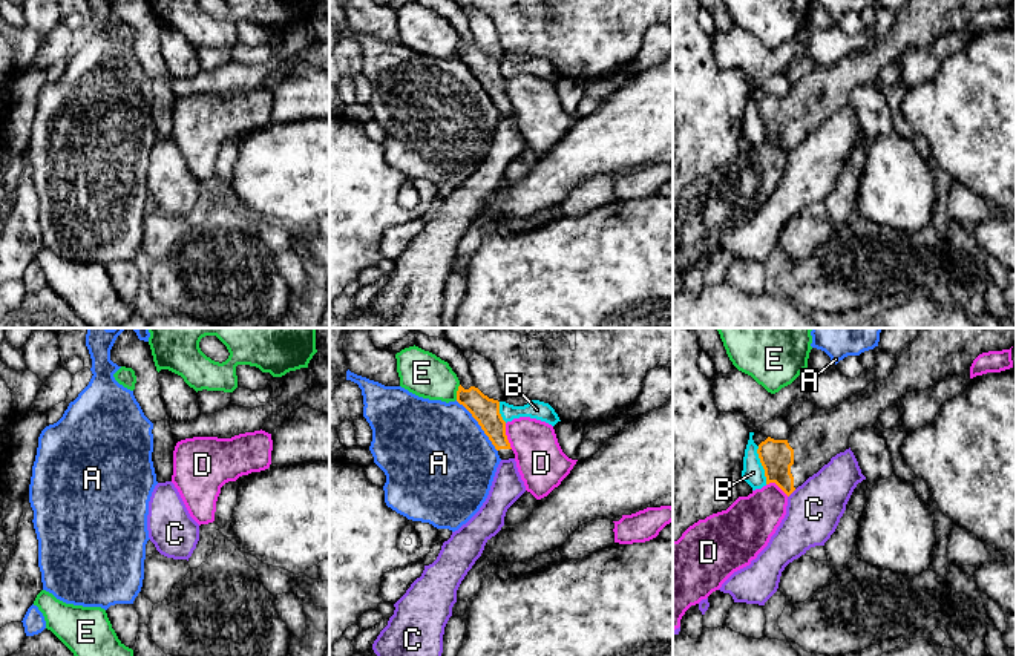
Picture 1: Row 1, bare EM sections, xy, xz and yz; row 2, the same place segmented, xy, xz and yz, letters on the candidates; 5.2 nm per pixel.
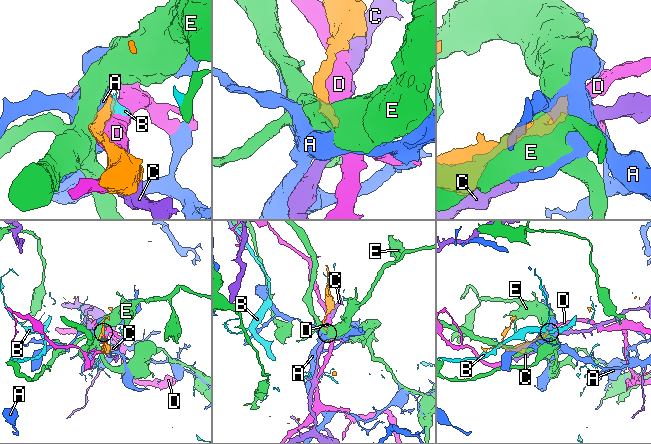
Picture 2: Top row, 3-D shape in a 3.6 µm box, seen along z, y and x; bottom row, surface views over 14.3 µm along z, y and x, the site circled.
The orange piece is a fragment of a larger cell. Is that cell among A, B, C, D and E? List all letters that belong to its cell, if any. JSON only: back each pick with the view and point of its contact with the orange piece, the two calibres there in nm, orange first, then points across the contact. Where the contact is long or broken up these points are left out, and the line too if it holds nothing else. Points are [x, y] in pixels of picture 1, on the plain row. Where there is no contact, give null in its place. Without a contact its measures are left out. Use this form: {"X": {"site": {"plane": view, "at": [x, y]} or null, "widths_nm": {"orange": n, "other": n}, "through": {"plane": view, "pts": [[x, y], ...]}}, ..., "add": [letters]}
{"add": []}

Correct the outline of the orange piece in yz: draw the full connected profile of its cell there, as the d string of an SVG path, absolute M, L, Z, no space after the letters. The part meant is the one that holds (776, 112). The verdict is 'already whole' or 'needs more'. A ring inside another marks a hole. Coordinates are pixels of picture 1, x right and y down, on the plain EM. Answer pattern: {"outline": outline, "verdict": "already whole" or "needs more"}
{"outline": "M910 0L896 12L886 37L869 40L837 64L815 66L786 97L768 93L757 110L766 141L775 139L788 153L840 109L849 106L850 92L863 84L883 89L881 69L907 49L924 48L936 38L959 32L970 35L973 17L988 8L1010 6L1016 0Z", "verdict": "needs more"}

